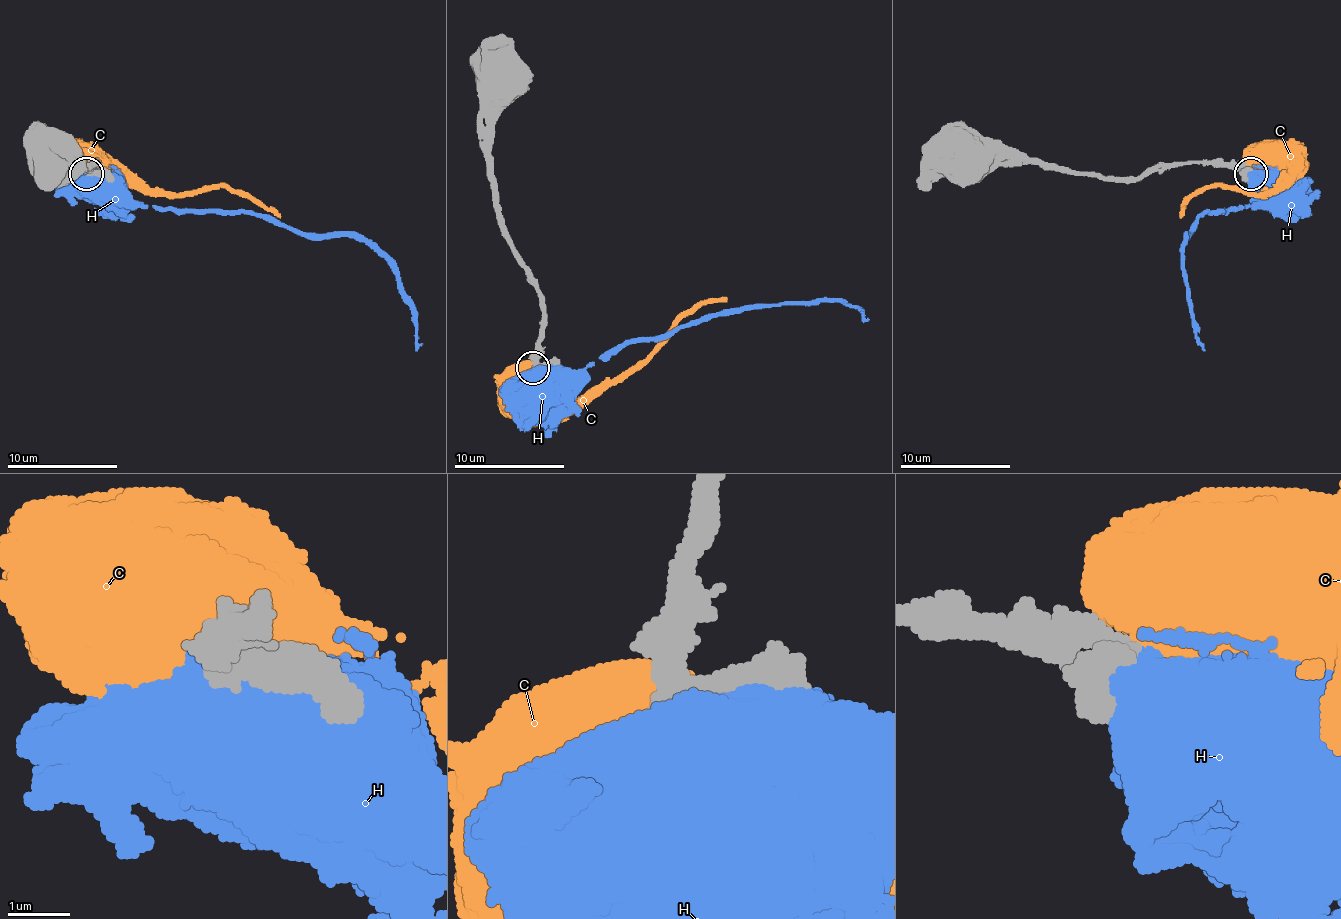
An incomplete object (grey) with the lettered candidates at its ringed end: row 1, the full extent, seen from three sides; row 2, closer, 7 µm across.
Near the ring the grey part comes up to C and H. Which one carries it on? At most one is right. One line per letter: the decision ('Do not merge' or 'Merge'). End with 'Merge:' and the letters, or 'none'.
C: Do not merge
H: Do not merge
Merge: none

